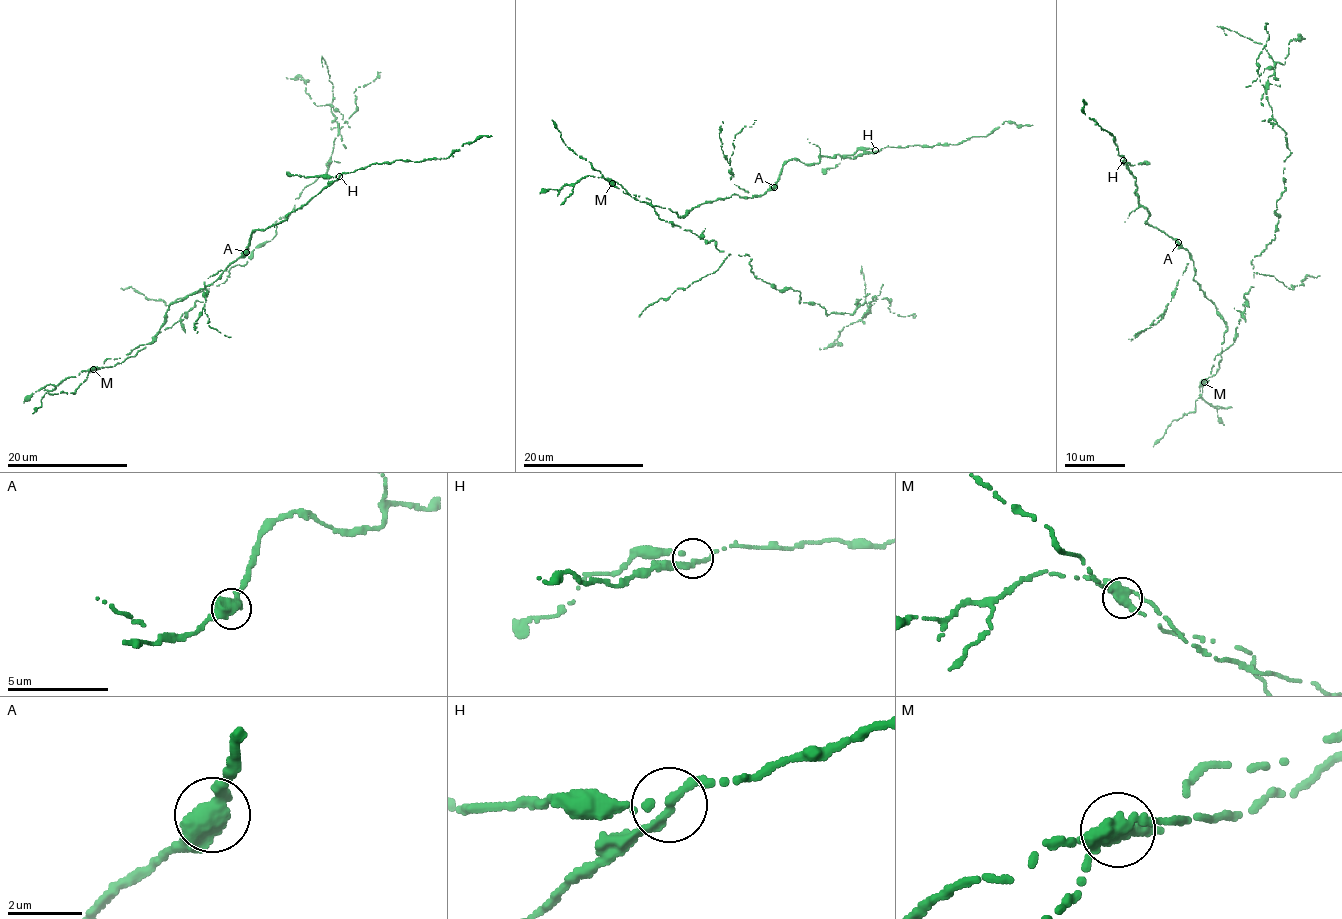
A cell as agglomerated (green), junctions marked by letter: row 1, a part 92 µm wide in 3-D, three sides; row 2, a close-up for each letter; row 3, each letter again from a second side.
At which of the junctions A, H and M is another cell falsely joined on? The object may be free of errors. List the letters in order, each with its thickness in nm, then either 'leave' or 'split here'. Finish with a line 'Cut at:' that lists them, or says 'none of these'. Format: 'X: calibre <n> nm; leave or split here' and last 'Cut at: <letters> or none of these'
A: calibre 360 nm; leave
H: calibre 220 nm; leave
M: calibre 400 nm; split here
Cut at: M

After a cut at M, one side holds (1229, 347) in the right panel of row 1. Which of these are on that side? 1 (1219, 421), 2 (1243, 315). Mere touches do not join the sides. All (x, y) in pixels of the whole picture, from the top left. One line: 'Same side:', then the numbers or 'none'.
Same side: 2

